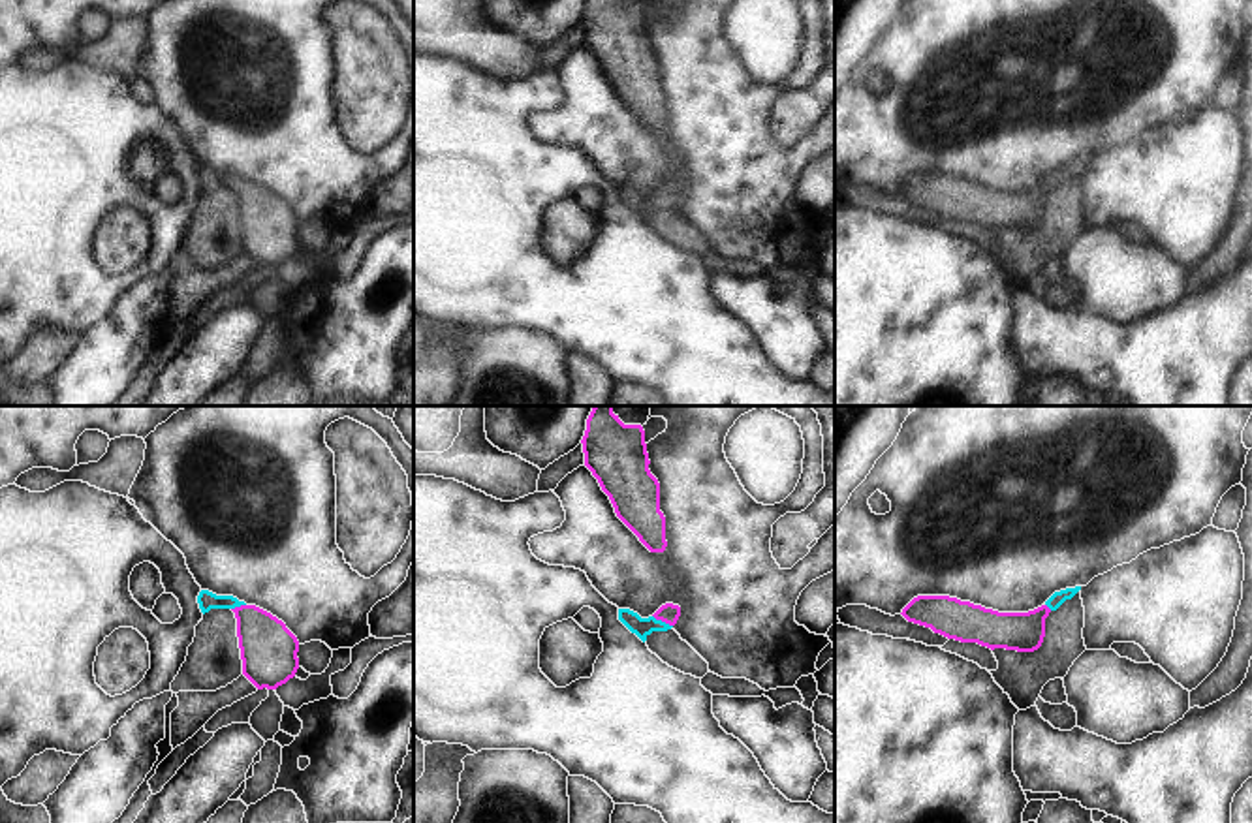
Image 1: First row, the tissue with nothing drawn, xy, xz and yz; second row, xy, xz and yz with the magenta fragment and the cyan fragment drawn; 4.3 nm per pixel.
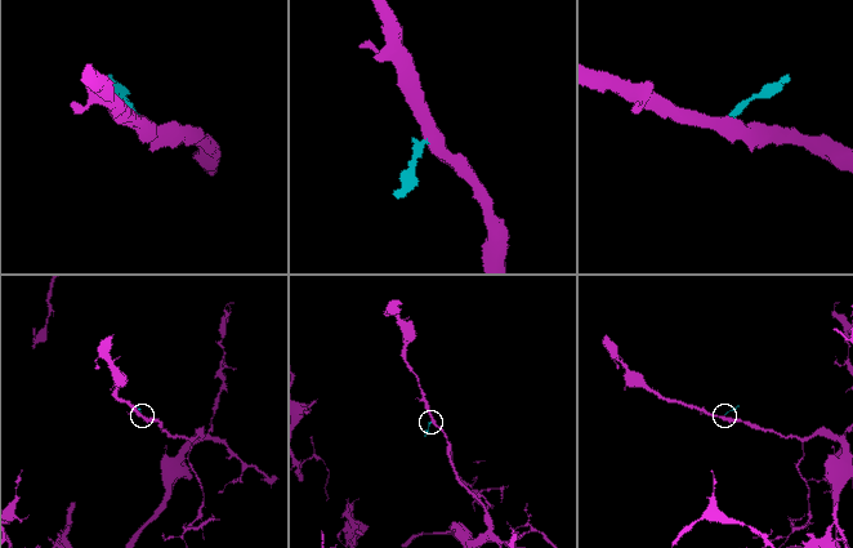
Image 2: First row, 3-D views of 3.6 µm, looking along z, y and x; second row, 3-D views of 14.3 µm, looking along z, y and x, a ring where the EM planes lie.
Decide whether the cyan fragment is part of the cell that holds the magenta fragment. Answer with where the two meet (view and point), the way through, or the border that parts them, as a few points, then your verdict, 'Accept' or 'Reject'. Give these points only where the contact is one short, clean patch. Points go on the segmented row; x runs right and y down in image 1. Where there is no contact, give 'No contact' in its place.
Touches magenta at xz (662, 621). Path across: xz (668, 613), (662, 621), (632, 621). Accept

